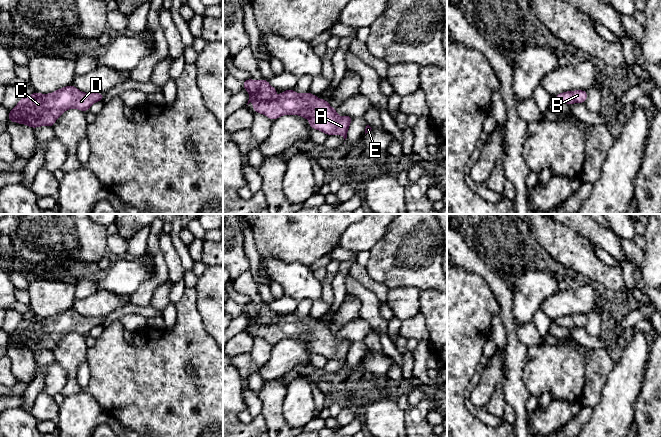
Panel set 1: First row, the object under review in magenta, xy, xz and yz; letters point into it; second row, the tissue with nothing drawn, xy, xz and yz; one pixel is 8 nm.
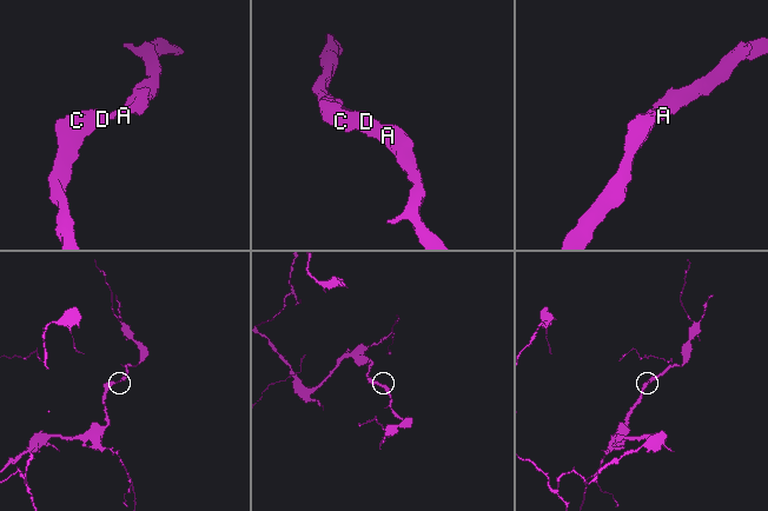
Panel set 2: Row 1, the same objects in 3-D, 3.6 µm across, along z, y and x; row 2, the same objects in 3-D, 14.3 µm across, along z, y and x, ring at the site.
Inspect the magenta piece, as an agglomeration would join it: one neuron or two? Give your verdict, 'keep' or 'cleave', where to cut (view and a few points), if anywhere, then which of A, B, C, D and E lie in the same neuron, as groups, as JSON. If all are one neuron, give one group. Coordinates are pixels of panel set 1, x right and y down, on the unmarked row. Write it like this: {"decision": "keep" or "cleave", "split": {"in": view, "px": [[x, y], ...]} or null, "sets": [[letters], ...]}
{"decision": "keep", "split": null, "sets": [["A", "B", "C", "D", "E"]]}

